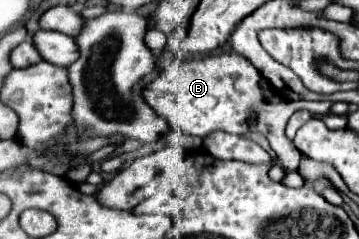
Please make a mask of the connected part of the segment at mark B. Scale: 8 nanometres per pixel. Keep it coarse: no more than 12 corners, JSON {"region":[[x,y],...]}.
{"region":[[238,54],[172,62],[146,102],[172,130],[260,132],[286,172],[292,112]]}

